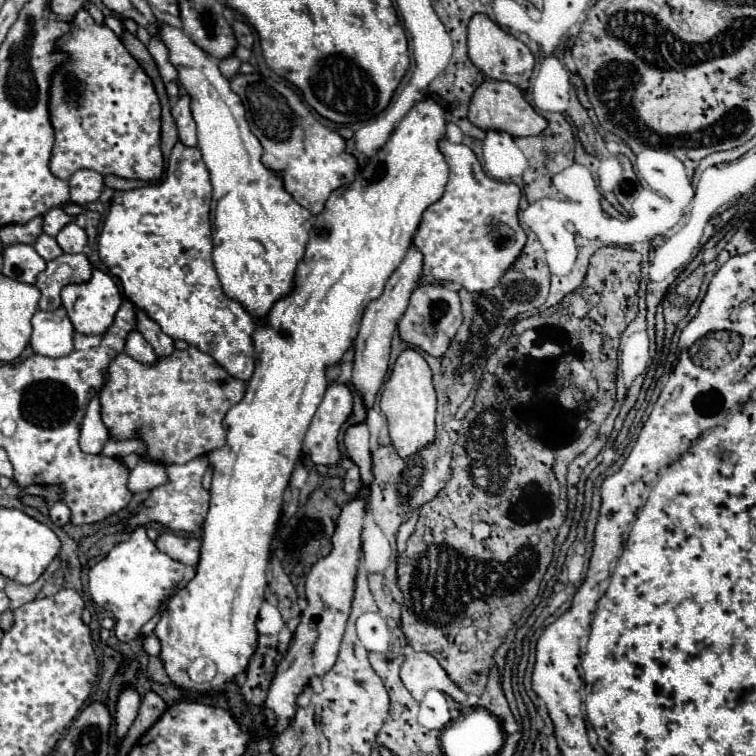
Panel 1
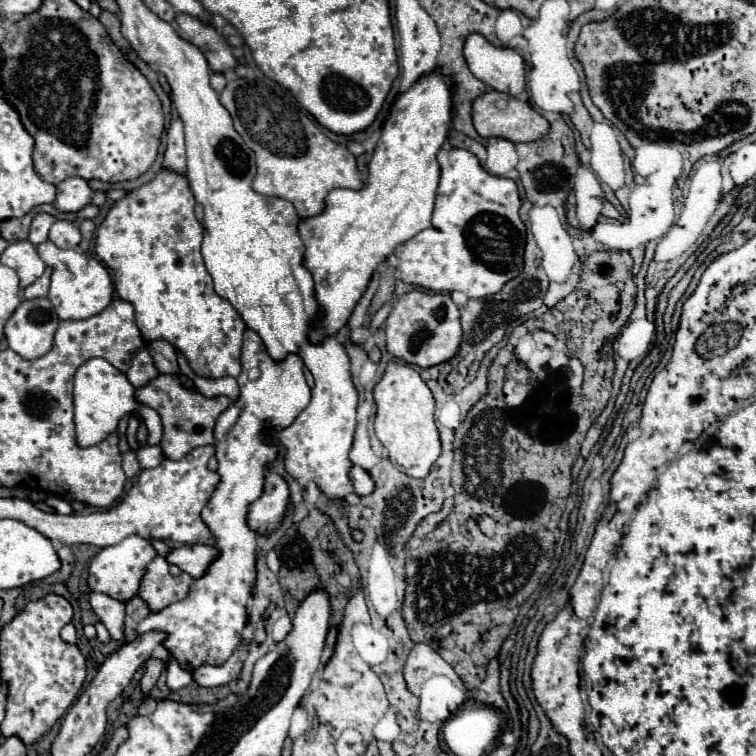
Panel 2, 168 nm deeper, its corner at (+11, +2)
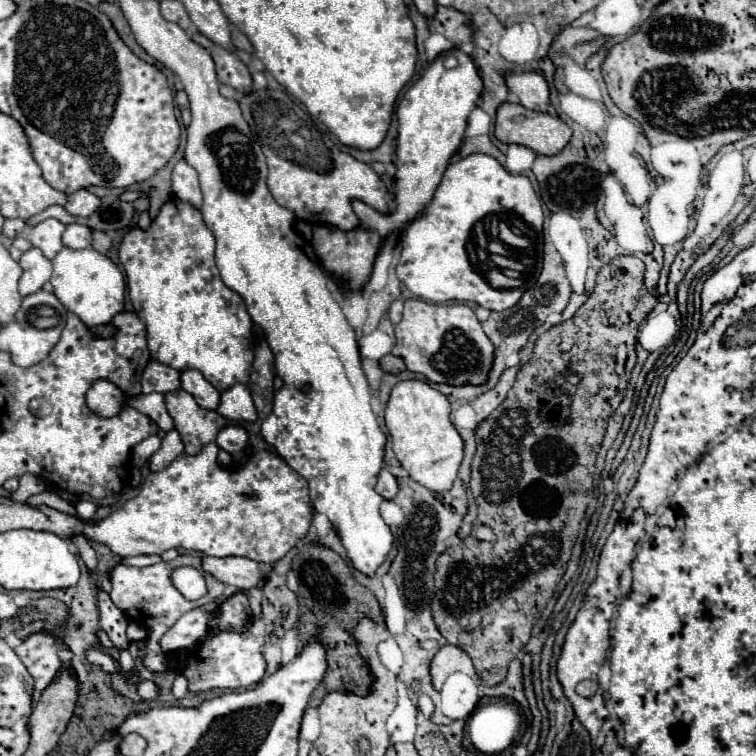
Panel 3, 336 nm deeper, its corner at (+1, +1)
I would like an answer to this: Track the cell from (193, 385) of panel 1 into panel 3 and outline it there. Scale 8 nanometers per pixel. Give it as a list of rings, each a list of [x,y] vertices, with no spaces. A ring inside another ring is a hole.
[[[184,389],[166,393],[166,403],[168,403],[168,413],[174,419],[174,427],[182,435],[186,453],[196,453],[202,449],[202,445],[212,443],[218,431],[226,425],[226,419],[218,411],[208,411],[198,407],[194,397]]]

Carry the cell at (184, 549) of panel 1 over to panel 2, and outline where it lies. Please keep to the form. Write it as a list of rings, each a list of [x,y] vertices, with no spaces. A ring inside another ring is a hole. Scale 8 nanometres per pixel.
[[[184,544],[178,548],[170,548],[166,554],[168,564],[176,564],[182,572],[190,574],[192,578],[200,578],[204,574],[204,568],[216,558],[216,548],[214,546],[204,546],[204,544]]]

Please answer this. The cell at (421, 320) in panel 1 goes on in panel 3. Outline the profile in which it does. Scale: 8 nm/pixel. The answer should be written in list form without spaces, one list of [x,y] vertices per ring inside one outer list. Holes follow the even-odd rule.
[[[408,299],[408,301],[404,301],[404,315],[402,315],[402,321],[394,327],[394,335],[396,335],[396,345],[392,349],[392,355],[402,357],[408,371],[420,373],[432,383],[484,385],[488,381],[488,373],[490,373],[492,361],[494,361],[494,343],[486,337],[472,307],[468,307],[464,303],[434,305],[434,303],[426,303],[422,299]]]

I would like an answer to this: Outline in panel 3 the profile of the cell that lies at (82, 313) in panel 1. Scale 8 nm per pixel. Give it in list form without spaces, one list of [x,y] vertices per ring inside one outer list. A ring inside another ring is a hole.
[[[64,247],[54,259],[54,273],[52,273],[52,287],[54,295],[62,301],[62,305],[78,315],[88,327],[92,325],[104,325],[110,323],[116,313],[124,309],[124,293],[126,293],[126,283],[124,275],[112,263],[106,255],[94,251],[94,249],[68,249]]]

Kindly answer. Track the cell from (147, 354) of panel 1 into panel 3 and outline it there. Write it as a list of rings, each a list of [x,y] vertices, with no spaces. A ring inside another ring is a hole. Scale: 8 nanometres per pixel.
[[[150,361],[142,375],[142,393],[170,393],[180,389],[180,373],[176,369],[170,369],[168,365],[162,365],[158,361]],[[154,381],[154,385],[150,383]]]

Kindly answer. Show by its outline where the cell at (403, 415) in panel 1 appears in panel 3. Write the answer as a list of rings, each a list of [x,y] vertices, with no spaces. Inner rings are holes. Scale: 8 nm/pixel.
[[[400,381],[398,385],[394,385],[388,407],[386,407],[386,427],[388,427],[388,433],[392,435],[392,449],[396,453],[396,459],[400,461],[400,465],[408,471],[408,475],[416,483],[424,485],[426,489],[430,489],[434,493],[444,493],[444,491],[452,489],[458,467],[464,459],[464,439],[452,425],[450,401],[440,391],[432,389],[424,381]]]

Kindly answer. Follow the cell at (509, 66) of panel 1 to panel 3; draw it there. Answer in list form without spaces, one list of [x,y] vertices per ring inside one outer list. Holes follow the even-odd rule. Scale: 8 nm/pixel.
[[[512,73],[506,77],[510,91],[520,97],[520,103],[526,109],[546,113],[550,109],[550,89],[546,79],[540,73]]]

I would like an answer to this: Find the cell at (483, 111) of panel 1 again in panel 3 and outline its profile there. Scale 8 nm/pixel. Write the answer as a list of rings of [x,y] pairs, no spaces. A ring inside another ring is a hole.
[[[506,103],[506,105],[502,105],[502,109],[498,109],[494,133],[502,143],[518,143],[518,145],[524,145],[524,147],[536,151],[538,155],[560,153],[572,137],[572,129],[562,119],[552,117],[550,113],[534,113],[516,103]]]

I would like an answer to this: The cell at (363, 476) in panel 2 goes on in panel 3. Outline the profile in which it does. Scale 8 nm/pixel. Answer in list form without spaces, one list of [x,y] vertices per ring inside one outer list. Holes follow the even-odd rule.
[[[382,469],[380,475],[378,475],[378,485],[376,485],[378,493],[384,497],[384,499],[394,499],[396,493],[398,493],[398,481],[396,477],[388,471],[388,469]]]

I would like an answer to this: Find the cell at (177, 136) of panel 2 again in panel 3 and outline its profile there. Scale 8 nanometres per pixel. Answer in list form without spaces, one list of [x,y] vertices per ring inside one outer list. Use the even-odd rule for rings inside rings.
[[[180,161],[172,171],[172,189],[178,201],[188,203],[196,209],[202,205],[202,193],[198,187],[198,173],[186,165],[186,161]]]

